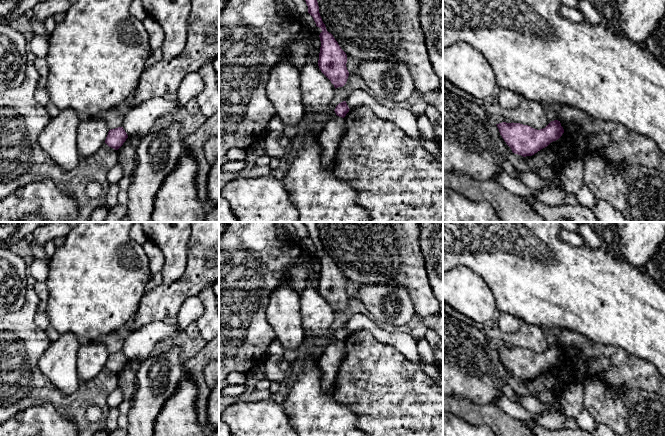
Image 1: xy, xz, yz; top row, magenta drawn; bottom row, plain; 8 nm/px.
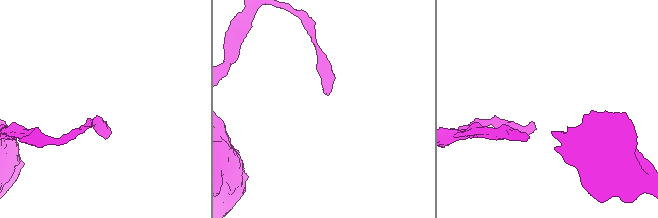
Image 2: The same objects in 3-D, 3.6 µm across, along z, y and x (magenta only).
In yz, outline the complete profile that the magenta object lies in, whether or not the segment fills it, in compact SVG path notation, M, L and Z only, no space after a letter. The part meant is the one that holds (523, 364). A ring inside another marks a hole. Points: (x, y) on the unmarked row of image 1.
M551 345L545 352L537 354L520 347L496 348L500 359L512 376L523 381L532 380L564 357L560 345Z

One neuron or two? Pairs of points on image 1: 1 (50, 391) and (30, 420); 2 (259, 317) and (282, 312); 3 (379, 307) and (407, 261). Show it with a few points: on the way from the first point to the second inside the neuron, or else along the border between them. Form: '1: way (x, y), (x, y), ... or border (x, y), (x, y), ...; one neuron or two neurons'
1: border (18, 411), (31, 406), (50, 403), (62, 416); two neurons
2: border (271, 292), (266, 322), (275, 337); two neurons
3: border (369, 284), (401, 284), (411, 299); two neurons

